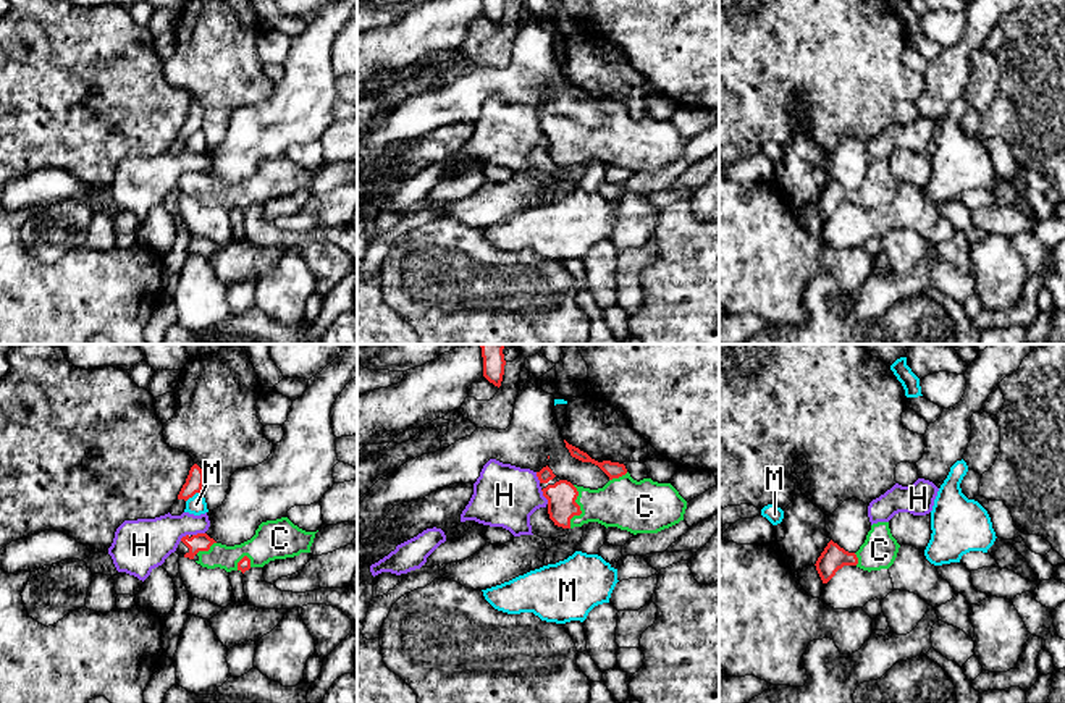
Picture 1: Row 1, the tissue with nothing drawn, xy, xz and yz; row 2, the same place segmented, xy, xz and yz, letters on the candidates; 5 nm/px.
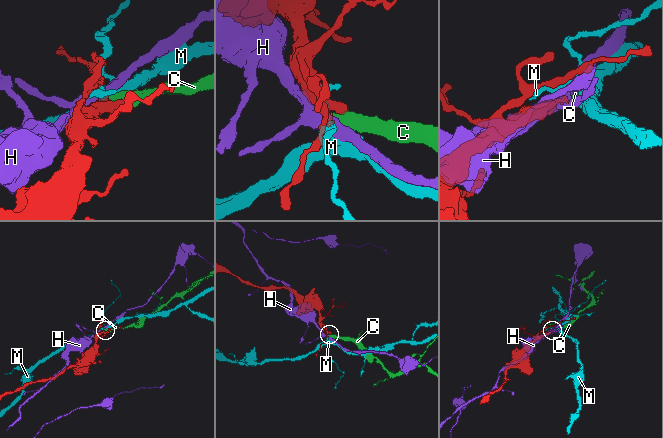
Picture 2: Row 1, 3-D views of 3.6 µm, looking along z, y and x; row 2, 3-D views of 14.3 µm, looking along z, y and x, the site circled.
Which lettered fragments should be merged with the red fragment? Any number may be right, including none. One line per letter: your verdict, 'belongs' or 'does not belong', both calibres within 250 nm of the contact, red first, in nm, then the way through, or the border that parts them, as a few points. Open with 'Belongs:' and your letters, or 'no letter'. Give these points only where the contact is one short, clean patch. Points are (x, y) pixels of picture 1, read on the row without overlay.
Belongs: C
C: belongs; calibres 150 and 260 nm; way xz (561, 134), (571, 144), (579, 146), (624, 141)
H: does not belong; calibres 150 and 300 nm
M: does not belong; calibres 90 and 90 nm

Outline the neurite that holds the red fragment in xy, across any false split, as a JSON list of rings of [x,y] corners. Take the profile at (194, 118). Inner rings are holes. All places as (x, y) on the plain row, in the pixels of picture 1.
[[[194,102],[191,105],[191,108],[189,108],[186,121],[183,123],[183,126],[181,126],[179,133],[178,133],[178,137],[187,139],[196,131],[202,129],[202,123],[204,123],[204,110],[197,102]]]

